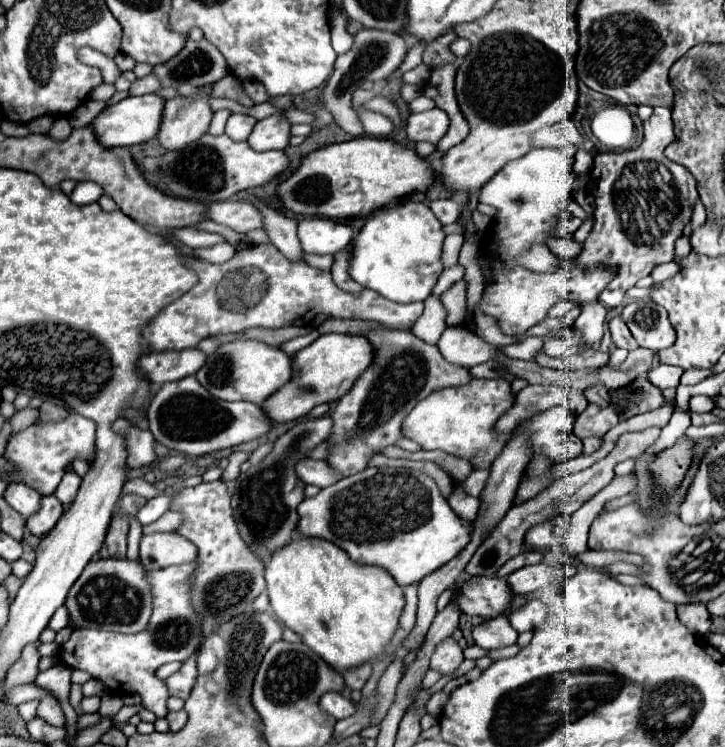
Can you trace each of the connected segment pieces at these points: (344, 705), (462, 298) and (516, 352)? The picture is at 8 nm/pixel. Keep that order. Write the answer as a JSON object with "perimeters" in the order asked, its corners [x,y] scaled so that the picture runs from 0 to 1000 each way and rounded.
{"perimeters":[[[[450,928],[441,936],[441,946],[450,954],[461,957],[463,963],[477,963],[477,960],[483,960],[491,952],[491,944],[483,936],[477,936],[474,930],[469,930],[469,928]]],[[[637,373],[632,379],[626,379],[610,395],[610,406],[618,416],[618,424],[615,424],[618,435],[632,435],[632,432],[640,432],[640,427],[643,427],[643,384],[646,384],[646,379]]],[[[726,451],[723,456],[692,465],[692,473],[703,481],[737,481],[748,467],[748,451]]]]}

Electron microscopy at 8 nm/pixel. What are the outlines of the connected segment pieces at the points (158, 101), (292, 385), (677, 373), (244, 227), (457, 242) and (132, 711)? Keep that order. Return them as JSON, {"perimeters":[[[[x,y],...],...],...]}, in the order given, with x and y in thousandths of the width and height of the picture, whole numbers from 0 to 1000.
{"perimeters":[[[[193,127],[193,130],[174,130],[166,138],[143,146],[132,159],[130,159],[130,173],[146,197],[179,197],[188,191],[199,191],[215,183],[218,170],[221,170],[221,157],[226,149],[226,135],[221,127]]],[[[455,446],[441,448],[430,462],[419,465],[406,478],[406,505],[361,542],[367,556],[378,566],[394,566],[414,558],[422,558],[441,539],[466,537],[488,513],[491,505],[513,486],[513,462],[497,448]]],[[[908,489],[908,491],[899,491],[894,497],[894,507],[910,518],[910,521],[927,521],[938,513],[938,505],[941,505],[941,494],[938,491],[930,491],[930,489]]],[[[314,266],[314,269],[298,269],[292,274],[284,274],[284,290],[328,312],[339,312],[345,307],[361,304],[359,285],[348,274],[339,274],[334,269]]],[[[637,312],[615,315],[615,323],[612,323],[612,357],[621,357],[621,355],[632,352],[632,339],[634,339],[637,325],[640,325]]],[[[196,944],[171,945],[156,961],[157,969],[172,969],[178,963],[196,949]]]]}

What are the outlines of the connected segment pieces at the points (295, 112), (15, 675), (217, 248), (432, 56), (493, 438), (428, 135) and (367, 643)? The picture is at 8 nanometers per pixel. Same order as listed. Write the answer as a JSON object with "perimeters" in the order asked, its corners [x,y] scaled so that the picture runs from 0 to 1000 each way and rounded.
{"perimeters":[[[[397,146],[392,154],[397,157],[397,165],[400,167],[408,167],[408,165],[430,165],[433,162],[433,154],[428,154],[422,149],[414,149],[414,146]]],[[[50,861],[33,866],[30,871],[30,880],[25,888],[19,888],[8,904],[8,912],[6,912],[6,933],[25,917],[39,917],[50,909],[52,904],[52,871],[50,871]]],[[[309,323],[309,325],[301,325],[301,328],[292,328],[292,331],[279,331],[279,333],[268,333],[268,341],[281,347],[281,349],[290,349],[290,352],[309,352],[314,349],[320,341],[323,341],[323,331]]],[[[623,41],[623,44],[615,44],[612,50],[604,50],[599,58],[593,58],[593,60],[585,66],[585,87],[590,87],[590,90],[604,90],[604,87],[610,87],[610,84],[629,82],[629,76],[621,74],[621,58],[623,58],[629,50],[632,50],[632,47]]],[[[657,507],[648,510],[646,515],[634,515],[634,518],[621,518],[604,526],[593,526],[588,534],[582,534],[560,558],[554,574],[557,582],[574,593],[579,593],[582,601],[610,601],[626,612],[643,614],[648,617],[651,628],[676,628],[679,617],[692,606],[695,596],[709,585],[706,580],[684,580],[681,569],[684,564],[709,542],[712,529],[703,521],[703,513],[695,507]]],[[[599,143],[585,151],[568,151],[560,162],[560,181],[571,191],[577,189],[604,191],[607,183],[618,175],[618,167],[621,167],[618,154],[610,146]]],[[[411,714],[403,716],[403,724],[392,730],[392,735],[381,735],[381,740],[375,740],[375,751],[367,756],[367,780],[372,810],[381,826],[397,842],[411,847],[433,874],[439,874],[455,893],[466,898],[516,885],[519,877],[524,877],[538,861],[557,815],[554,788],[532,762],[497,756],[486,751],[466,730]]]]}

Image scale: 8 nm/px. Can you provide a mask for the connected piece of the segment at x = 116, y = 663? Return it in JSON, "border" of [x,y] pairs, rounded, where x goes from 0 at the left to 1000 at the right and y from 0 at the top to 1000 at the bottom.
{"border":[[[270,751],[257,756],[240,756],[221,764],[204,764],[204,783],[210,783],[212,821],[201,845],[188,850],[168,847],[135,847],[130,842],[102,845],[97,858],[83,866],[83,882],[99,896],[116,896],[130,909],[138,909],[154,928],[193,928],[196,944],[215,960],[229,960],[229,914],[221,912],[212,898],[234,885],[257,885],[279,861],[279,839],[262,810],[262,788],[257,791],[251,770],[265,772]]]}

